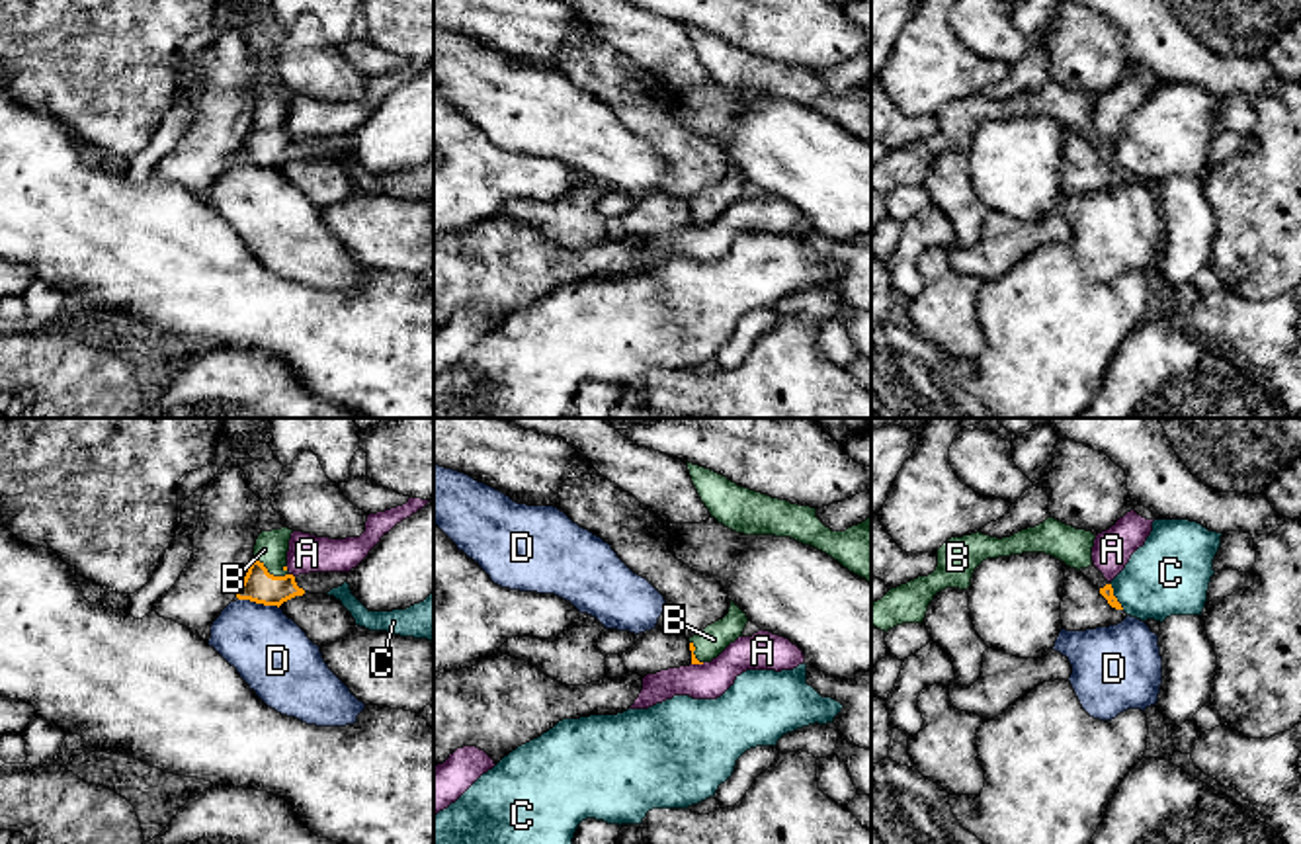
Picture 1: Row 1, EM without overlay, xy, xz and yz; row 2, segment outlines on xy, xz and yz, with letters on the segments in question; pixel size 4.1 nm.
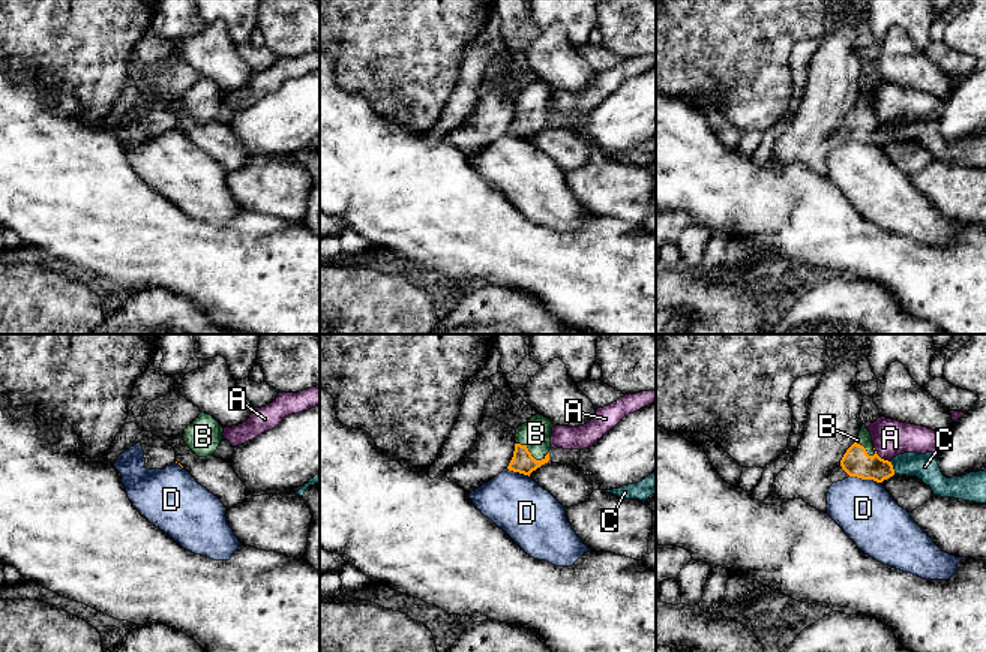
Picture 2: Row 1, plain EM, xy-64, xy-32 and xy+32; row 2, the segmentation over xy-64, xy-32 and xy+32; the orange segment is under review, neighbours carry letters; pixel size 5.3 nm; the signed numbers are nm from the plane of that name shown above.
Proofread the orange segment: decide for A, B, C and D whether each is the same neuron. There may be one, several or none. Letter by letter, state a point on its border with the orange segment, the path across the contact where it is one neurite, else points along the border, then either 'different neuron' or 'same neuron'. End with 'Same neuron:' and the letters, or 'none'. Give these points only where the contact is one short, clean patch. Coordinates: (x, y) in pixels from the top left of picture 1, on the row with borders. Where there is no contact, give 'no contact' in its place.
A: contact xy (292, 575); border xy (290, 573), (293, 577); different neuron
B: contact xy (268, 573); way xy (260, 587), (268, 573), (270, 548); same neuron
C: contact yz (1114, 596); border yz (1110, 583), (1112, 594), (1124, 608); different neuron
D: contact xy (258, 602); border xy (239, 598), (278, 608); different neuron
Same neuron: B

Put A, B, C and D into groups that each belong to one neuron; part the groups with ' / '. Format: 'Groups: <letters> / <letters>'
Groups: A / B / C / D

